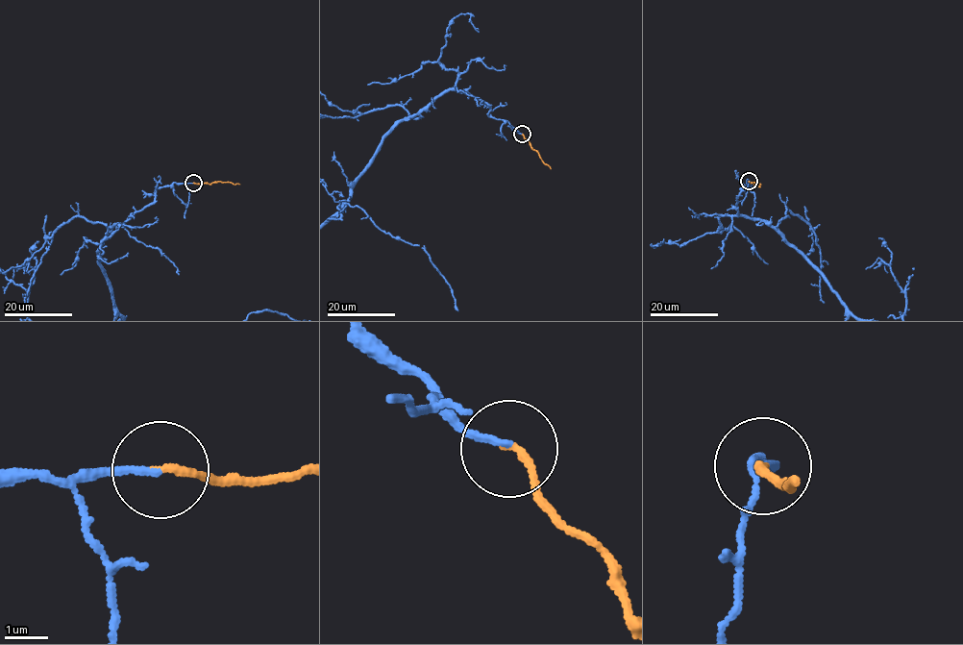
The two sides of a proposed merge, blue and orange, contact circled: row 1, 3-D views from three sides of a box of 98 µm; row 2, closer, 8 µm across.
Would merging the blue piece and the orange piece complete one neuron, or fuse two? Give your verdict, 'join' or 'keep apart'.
join

